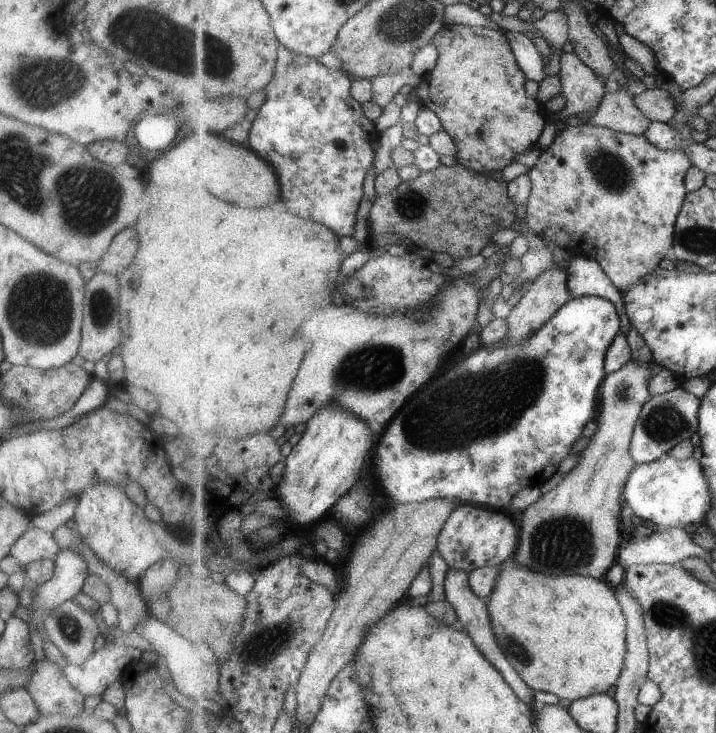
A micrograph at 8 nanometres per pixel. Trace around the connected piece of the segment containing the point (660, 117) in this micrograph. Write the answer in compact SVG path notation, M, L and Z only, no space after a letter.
M645 89L645 92L635 95L634 99L637 106L639 106L639 110L651 122L671 122L673 116L678 113L678 108L675 108L675 104L673 103L678 103L679 97L676 98L662 89Z

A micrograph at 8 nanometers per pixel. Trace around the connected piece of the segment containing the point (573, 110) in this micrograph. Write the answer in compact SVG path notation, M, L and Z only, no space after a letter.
M574 51L562 54L560 66L562 93L567 98L567 117L571 114L595 113L607 90L599 84L597 74Z

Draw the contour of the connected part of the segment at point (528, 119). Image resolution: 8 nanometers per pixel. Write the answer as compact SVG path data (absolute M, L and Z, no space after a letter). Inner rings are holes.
M445 25L432 42L439 50L438 63L429 74L428 98L417 101L441 118L443 129L458 147L457 162L484 175L490 171L501 172L534 147L548 121L543 104L525 94L528 78L519 66L505 32L469 25Z

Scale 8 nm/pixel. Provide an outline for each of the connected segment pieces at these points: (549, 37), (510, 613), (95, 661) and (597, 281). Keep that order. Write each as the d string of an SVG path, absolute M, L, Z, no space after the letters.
M563 8L545 13L544 17L536 20L532 25L548 42L551 52L563 50L570 36L569 18Z
M509 559L499 566L502 574L488 600L493 629L501 649L525 684L535 691L551 693L572 704L578 699L609 692L626 670L628 617L608 580L583 576L545 576Z
M105 642L86 662L62 667L61 675L83 697L101 695L111 683L121 681L126 666L144 657L137 648Z
M583 254L571 258L566 267L570 294L574 298L597 295L614 301L619 318L621 318L621 330L619 332L626 335L631 324L626 316L622 292L618 285L610 279L610 276L607 276L606 269L599 264L599 261L592 256Z

